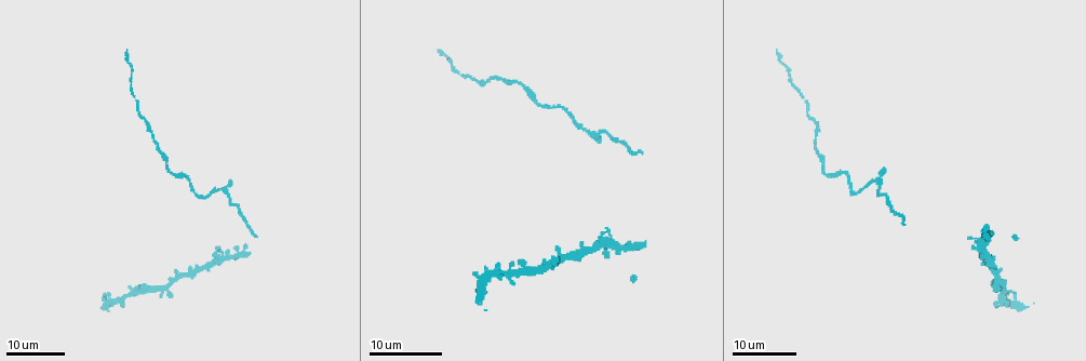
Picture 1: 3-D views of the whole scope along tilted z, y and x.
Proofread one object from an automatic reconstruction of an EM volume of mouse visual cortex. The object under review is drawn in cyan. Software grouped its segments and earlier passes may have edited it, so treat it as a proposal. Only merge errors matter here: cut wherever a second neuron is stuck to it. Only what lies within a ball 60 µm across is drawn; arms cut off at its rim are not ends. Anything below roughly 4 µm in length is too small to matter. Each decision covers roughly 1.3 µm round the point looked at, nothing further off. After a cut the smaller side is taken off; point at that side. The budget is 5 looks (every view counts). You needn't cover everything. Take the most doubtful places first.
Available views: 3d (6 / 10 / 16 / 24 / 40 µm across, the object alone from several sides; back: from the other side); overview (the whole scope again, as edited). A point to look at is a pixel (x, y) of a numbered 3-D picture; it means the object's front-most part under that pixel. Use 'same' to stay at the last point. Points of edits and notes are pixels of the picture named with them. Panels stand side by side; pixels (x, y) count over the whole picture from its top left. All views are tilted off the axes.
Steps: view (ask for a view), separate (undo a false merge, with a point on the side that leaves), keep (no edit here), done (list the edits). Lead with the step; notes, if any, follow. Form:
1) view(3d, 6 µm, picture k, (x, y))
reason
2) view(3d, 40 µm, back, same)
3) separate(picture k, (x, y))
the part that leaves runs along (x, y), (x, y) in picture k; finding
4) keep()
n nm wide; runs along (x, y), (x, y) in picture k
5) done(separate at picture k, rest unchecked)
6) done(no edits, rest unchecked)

view(3d, 16 µm, picture 1, (871, 180))
narrows sharply

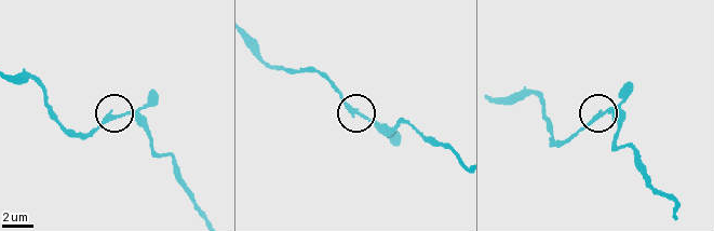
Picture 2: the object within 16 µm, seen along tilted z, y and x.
view(3d, 6 µm, picture 2, (603, 116))
closer look

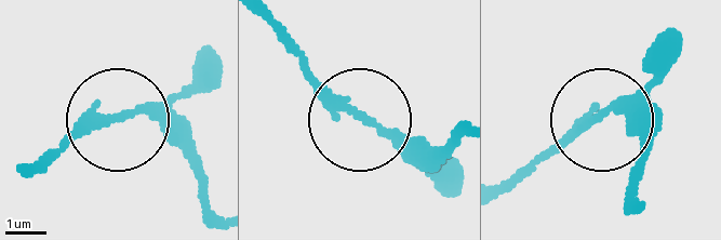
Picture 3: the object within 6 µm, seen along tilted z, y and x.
keep()
180 nm wide; runs along (463, 140), (415, 145), (361, 119), (290, 40) in picture 3; one neuron here

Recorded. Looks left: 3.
view(3d, 24 µm, picture 1, (846, 171))
calibre changes

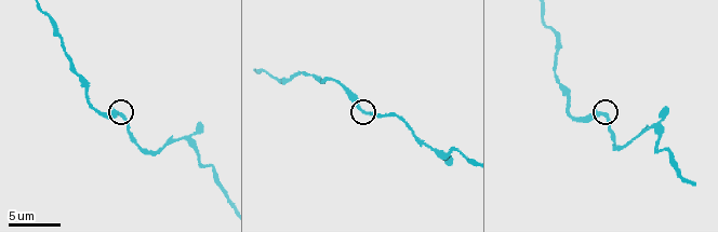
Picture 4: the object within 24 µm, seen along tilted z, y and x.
view(3d, 6 µm, picture 4, (360, 108))

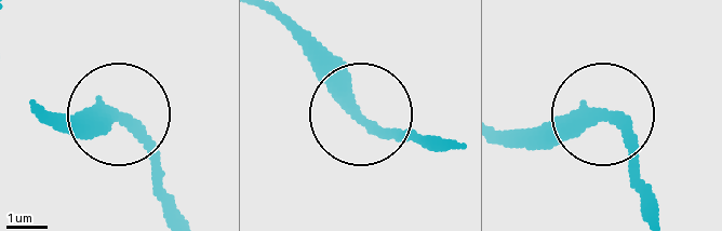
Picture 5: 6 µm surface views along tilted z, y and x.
keep()
300 nm wide; runs along (654, 216), (639, 148), (615, 120), (571, 112), (502, 128) in picture 5; all the same neuron

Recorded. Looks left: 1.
view(3d, 16 µm, picture 4, (555, 29))
thick turns thin

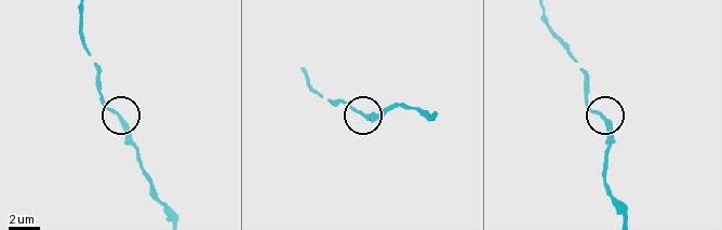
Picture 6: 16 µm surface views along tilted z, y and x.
keep()
runs along (626, 218), (624, 207), (603, 178), (609, 123), (585, 97) in picture 6; all the same neuron

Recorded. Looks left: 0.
done(no edits, rest unchecked)

